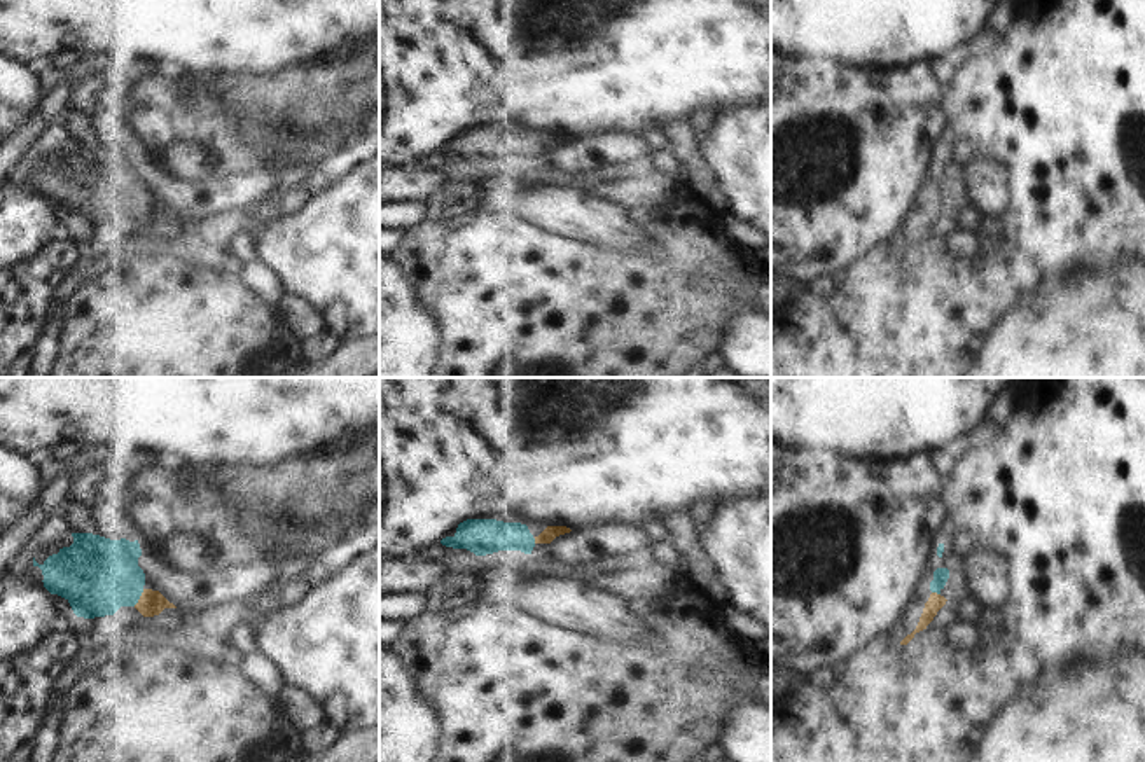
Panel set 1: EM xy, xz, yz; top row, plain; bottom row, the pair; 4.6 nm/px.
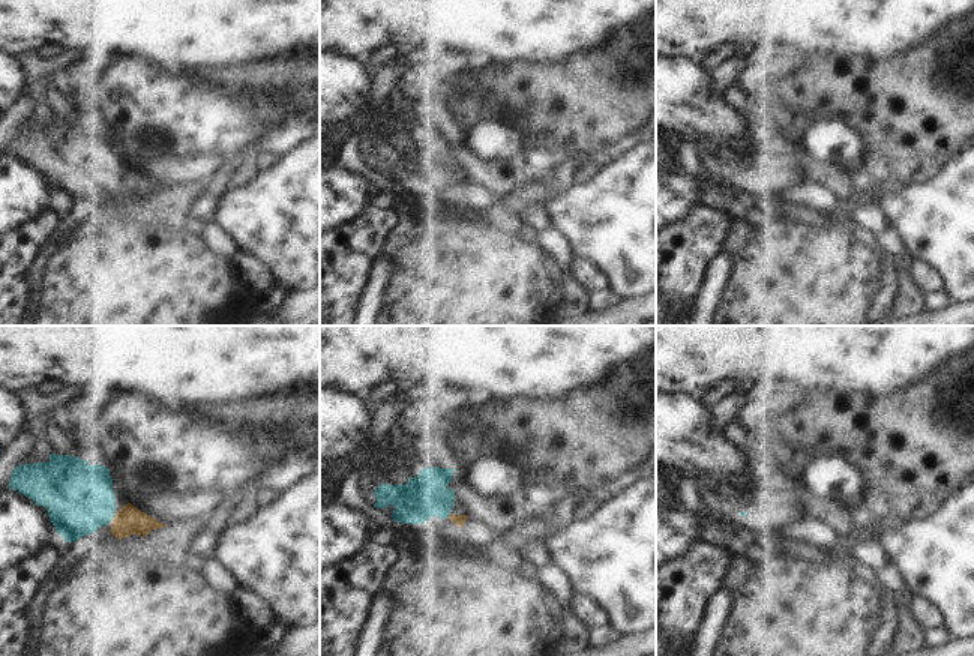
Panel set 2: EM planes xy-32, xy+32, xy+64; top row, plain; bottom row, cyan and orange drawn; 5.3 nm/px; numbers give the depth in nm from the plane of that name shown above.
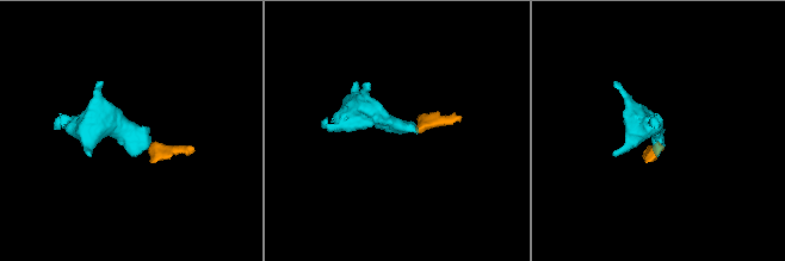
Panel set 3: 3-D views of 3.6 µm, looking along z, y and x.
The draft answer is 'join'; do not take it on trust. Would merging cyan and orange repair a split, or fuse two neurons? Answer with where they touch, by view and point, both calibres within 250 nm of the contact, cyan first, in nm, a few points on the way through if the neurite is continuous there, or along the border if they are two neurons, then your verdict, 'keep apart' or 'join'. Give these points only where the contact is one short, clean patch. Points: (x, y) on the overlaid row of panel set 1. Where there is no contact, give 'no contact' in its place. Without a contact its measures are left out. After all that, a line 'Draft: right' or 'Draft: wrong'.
contact xy (138, 598); calibres 360 and 120 nm; way xy (98, 575), (117, 581), (138, 598), (151, 603); join
Draft: right

